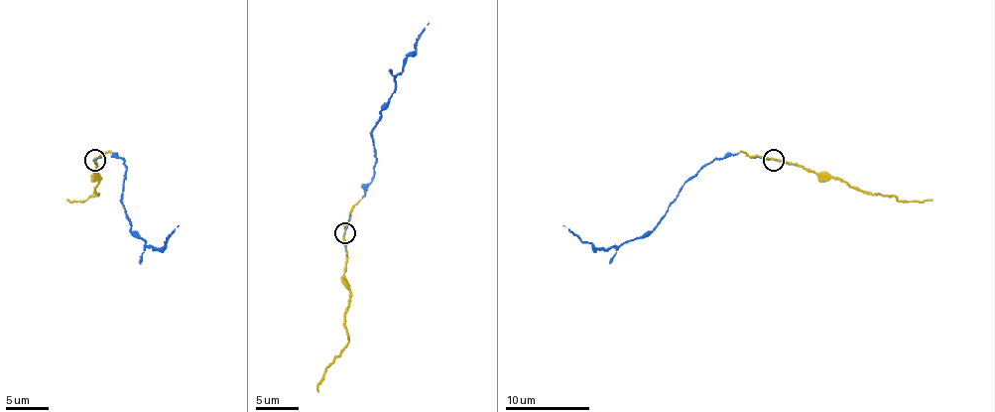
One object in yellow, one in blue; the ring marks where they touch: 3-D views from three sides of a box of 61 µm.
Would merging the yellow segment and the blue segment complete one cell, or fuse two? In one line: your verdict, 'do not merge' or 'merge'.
merge

